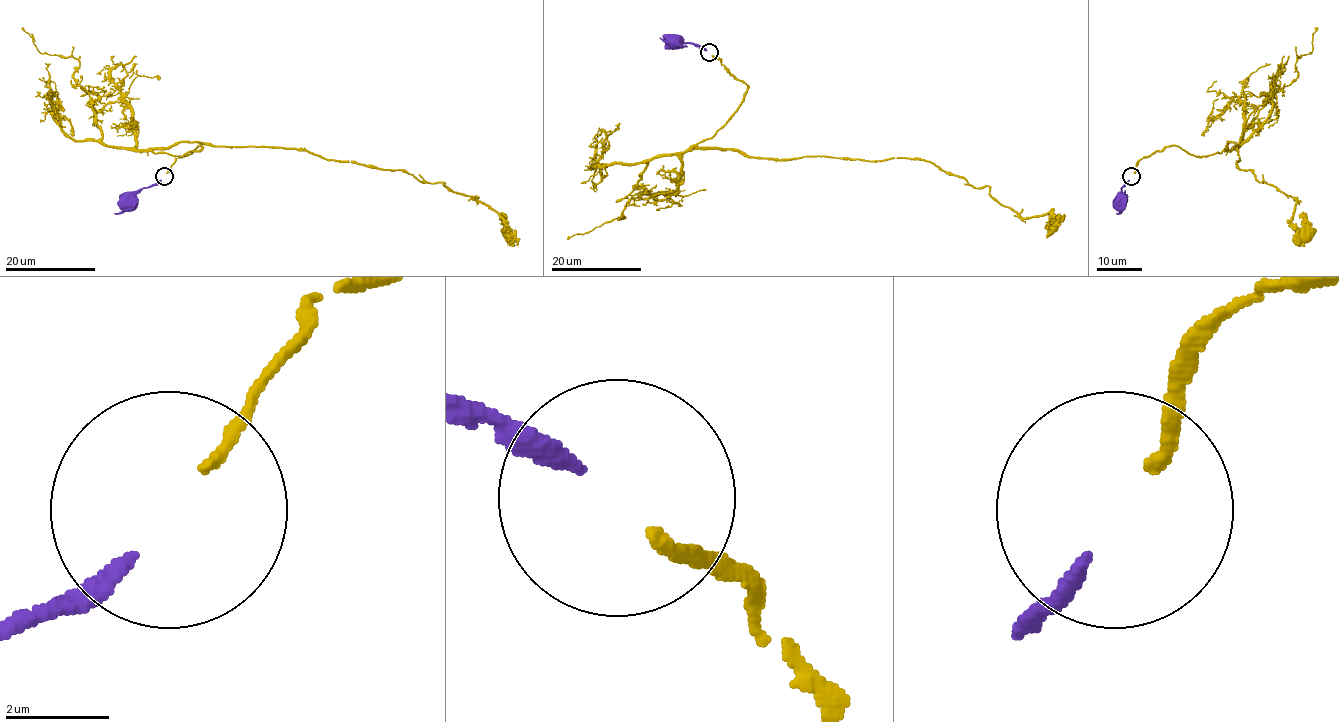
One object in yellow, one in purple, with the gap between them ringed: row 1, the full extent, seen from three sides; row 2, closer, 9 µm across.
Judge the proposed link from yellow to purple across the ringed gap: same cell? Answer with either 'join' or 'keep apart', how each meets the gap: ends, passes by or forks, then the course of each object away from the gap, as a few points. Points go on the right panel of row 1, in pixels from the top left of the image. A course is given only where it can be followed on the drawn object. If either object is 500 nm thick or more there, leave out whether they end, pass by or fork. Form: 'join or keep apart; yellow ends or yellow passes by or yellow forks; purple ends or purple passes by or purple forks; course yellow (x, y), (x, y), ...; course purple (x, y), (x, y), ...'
join; yellow ends; purple ends; course yellow (1134, 173), (1164, 147), (1209, 156), (1234, 142), (1240, 169), (1296, 201), (1298, 228), (1304, 226), (1300, 214); course purple (1129, 179), (1121, 187), (1121, 194), (1117, 199), (1119, 201)

